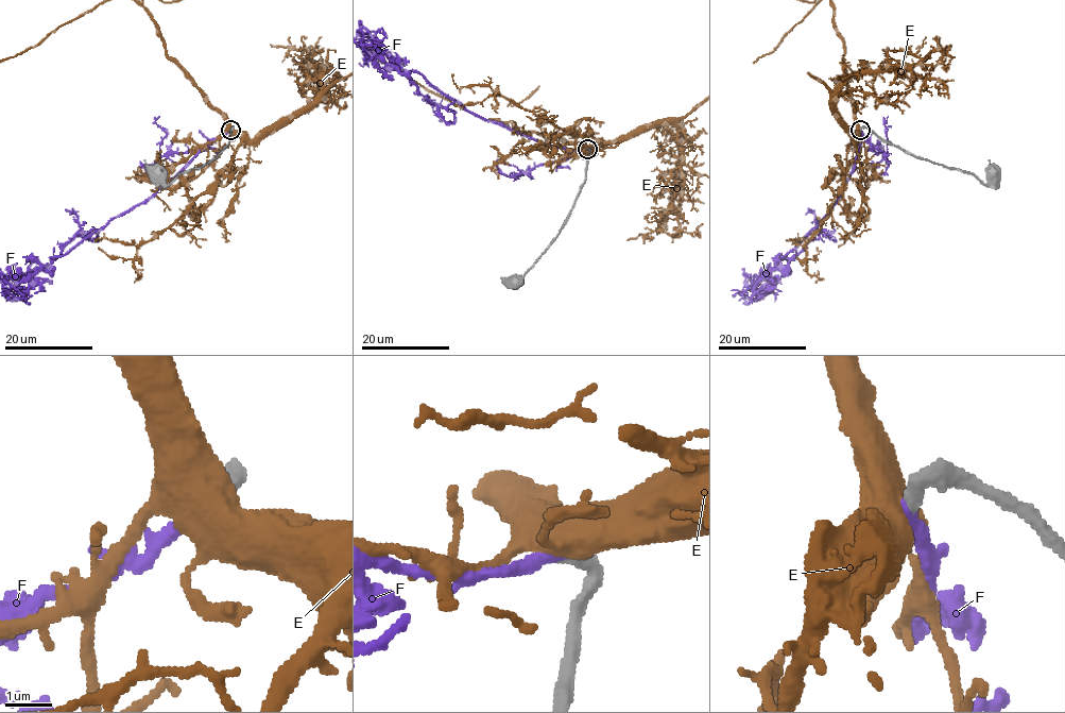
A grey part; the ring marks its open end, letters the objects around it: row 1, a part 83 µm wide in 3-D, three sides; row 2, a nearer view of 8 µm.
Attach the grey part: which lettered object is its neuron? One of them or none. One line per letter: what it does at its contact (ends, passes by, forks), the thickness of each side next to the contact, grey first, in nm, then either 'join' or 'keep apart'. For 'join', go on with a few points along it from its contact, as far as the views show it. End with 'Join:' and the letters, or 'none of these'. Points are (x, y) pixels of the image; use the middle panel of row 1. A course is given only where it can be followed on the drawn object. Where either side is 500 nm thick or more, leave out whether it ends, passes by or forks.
E: 340/550 nm | keep apart
F: it ends | 360/240 nm | join
Join: F

